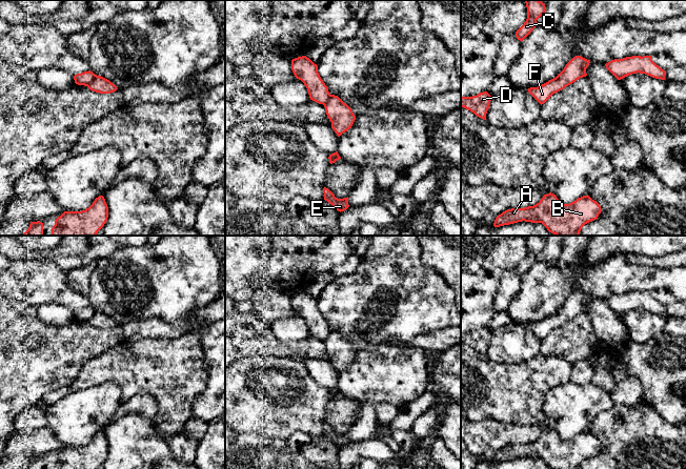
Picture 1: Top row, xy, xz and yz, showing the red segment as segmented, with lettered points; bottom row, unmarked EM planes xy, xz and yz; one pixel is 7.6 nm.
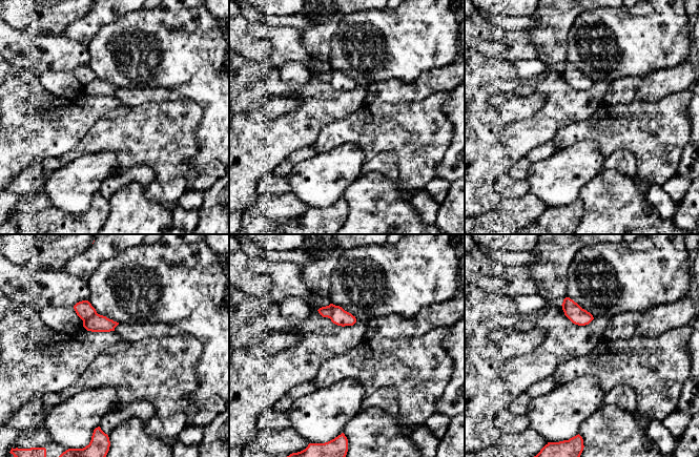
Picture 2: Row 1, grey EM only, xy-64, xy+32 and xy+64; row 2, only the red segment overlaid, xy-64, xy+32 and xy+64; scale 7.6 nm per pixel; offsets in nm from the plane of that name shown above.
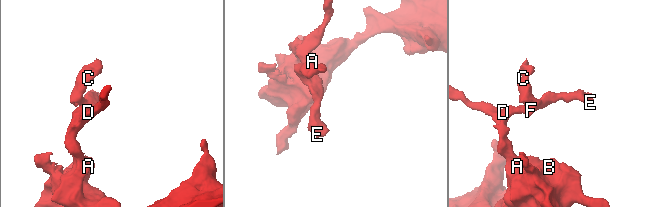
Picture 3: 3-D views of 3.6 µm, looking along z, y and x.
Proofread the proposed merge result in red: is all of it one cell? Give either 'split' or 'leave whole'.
split

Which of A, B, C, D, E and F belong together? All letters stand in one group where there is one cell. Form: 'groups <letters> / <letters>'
groups A B D E F / C

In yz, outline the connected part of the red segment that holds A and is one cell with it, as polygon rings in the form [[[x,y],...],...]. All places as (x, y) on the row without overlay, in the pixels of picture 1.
[[[549,428],[533,442],[511,444],[499,450],[495,463],[518,457],[542,458],[551,469],[580,469],[582,463],[597,455],[602,445],[588,430],[569,440],[562,440],[556,430]]]

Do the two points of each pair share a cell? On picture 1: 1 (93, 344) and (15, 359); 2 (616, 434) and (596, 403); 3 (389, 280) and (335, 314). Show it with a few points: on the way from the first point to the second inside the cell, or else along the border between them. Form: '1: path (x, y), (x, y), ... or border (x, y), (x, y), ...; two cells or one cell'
1: path (74, 345), (57, 359), (34, 359); one cell
2: border (613, 404), (608, 409), (603, 410), (587, 429); two cells
3: path (376, 286), (357, 305), (348, 305); one cell

